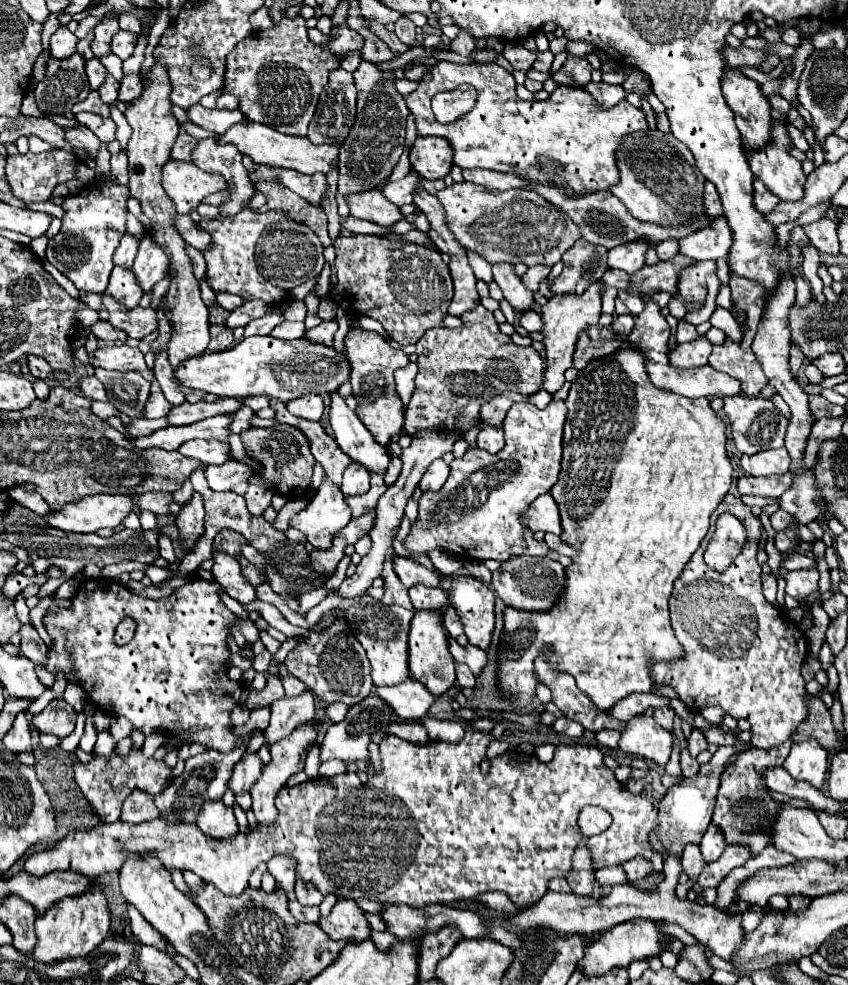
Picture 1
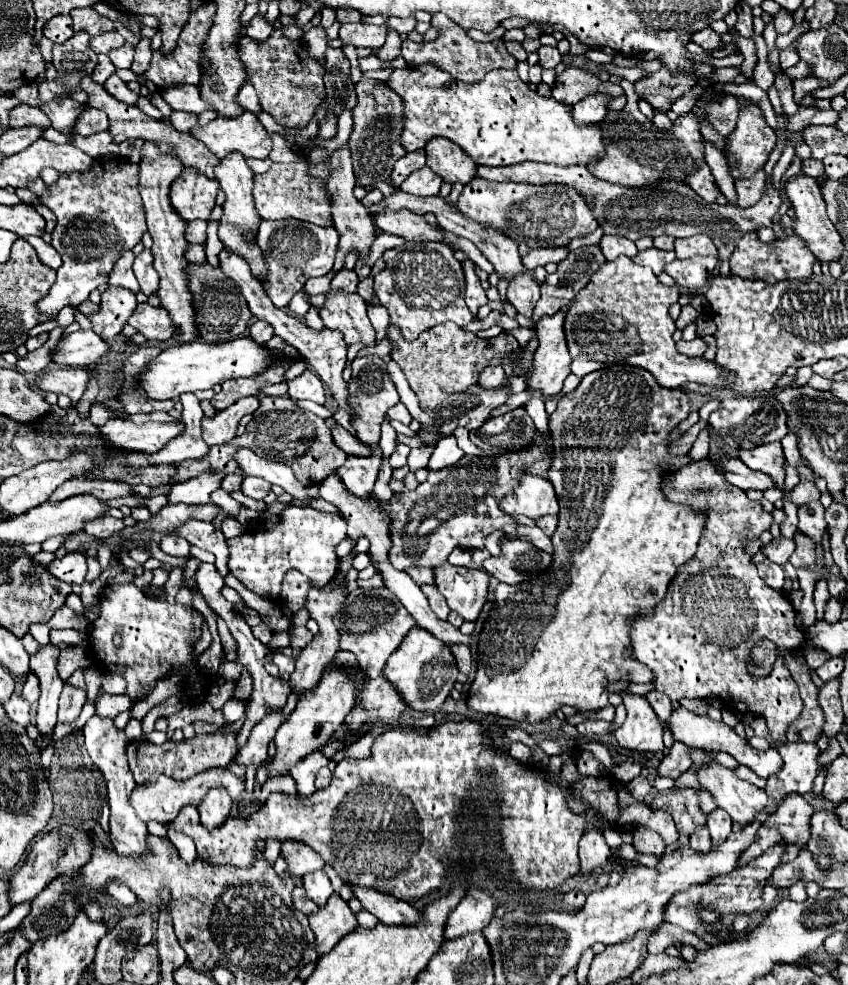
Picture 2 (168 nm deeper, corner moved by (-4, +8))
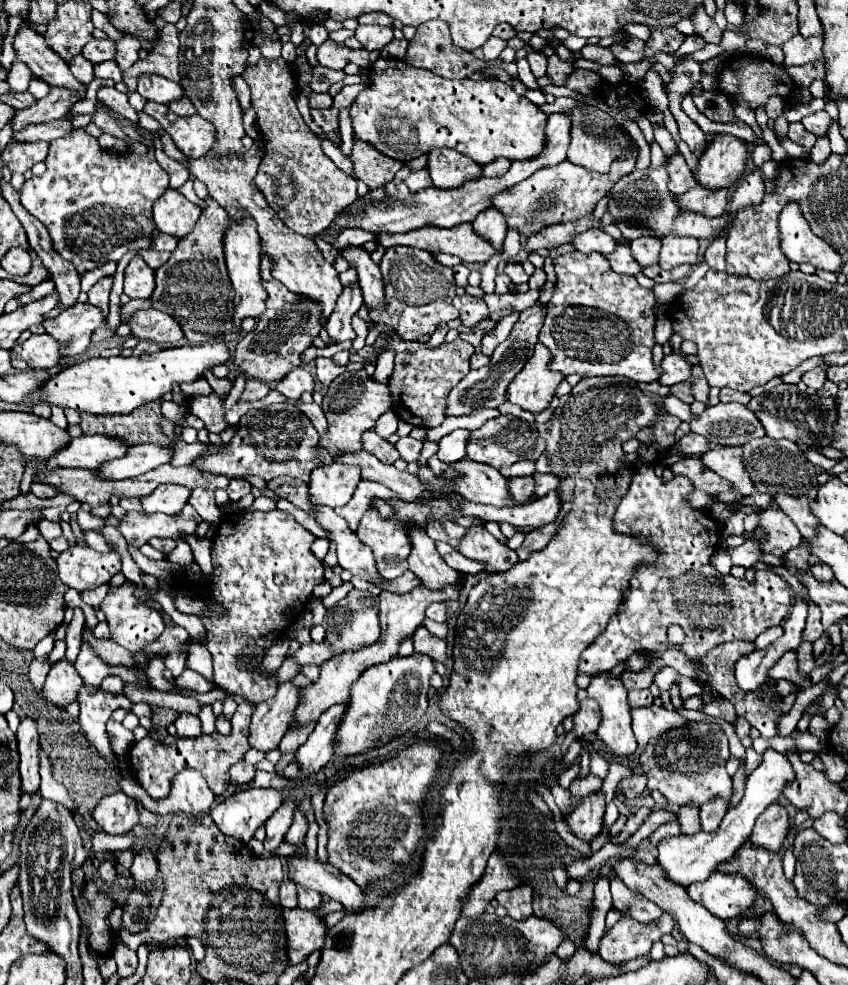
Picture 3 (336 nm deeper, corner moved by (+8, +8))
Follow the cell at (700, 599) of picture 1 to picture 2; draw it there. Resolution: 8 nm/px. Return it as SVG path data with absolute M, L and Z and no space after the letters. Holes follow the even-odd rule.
M698 460L684 468L680 468L670 480L664 484L666 496L672 502L682 502L692 508L704 508L708 512L706 530L700 538L698 552L692 560L682 566L682 572L688 574L686 586L680 584L682 592L668 592L666 598L654 608L654 614L644 620L634 622L632 630L632 648L634 658L644 662L654 674L656 690L664 692L678 702L682 698L716 698L726 708L740 712L740 714L758 714L766 720L768 732L772 740L786 742L788 726L800 716L802 712L802 698L798 692L798 684L794 682L790 670L784 664L784 658L778 656L774 662L772 672L766 678L756 678L748 674L746 666L750 662L750 652L756 642L770 640L776 644L778 652L792 652L806 644L806 634L796 626L796 610L780 590L772 590L764 584L764 580L756 572L756 564L752 562L752 554L746 552L746 544L758 538L764 530L772 524L772 514L762 510L760 502L750 500L744 490L738 490L730 482L726 482L710 460Z

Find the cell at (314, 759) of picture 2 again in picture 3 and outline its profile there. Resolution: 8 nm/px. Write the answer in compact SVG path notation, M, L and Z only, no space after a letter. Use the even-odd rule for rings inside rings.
M286 800L266 822L266 840L264 840L264 848L268 852L274 852L280 844L282 838L286 836L286 830L292 824L292 814L296 810L296 804L292 800Z

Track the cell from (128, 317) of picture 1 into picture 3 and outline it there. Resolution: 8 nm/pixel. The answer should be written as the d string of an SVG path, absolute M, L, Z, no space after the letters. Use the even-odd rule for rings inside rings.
M152 308L134 312L128 324L132 326L132 336L136 336L138 340L174 346L184 338L182 328L178 326L178 322L174 322L174 318L170 318L170 314L162 314Z

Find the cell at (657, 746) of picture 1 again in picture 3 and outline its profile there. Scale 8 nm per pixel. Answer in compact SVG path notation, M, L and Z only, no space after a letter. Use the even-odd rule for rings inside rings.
M594 674L586 690L588 698L594 698L600 706L600 728L596 730L598 738L616 754L628 756L638 744L632 734L630 706L626 700L626 688L618 676Z

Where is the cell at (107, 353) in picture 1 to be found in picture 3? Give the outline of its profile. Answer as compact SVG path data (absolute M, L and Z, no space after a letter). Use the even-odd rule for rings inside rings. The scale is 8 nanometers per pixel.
M40 334L40 336L30 336L26 342L16 344L10 350L12 356L12 366L16 370L28 370L28 368L54 368L60 364L60 344L48 336L48 334Z

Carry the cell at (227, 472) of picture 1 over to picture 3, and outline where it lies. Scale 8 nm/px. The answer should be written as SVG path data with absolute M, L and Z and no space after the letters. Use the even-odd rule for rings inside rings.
M162 484L158 490L150 494L150 498L142 498L142 506L146 514L162 512L162 514L178 514L182 506L190 498L190 488L176 486L176 484Z

